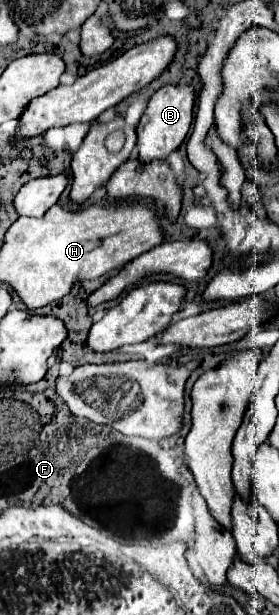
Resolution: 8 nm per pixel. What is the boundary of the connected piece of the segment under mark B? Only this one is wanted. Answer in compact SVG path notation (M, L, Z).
M165 85L149 99L145 113L141 115L141 121L137 125L137 159L141 163L163 161L169 153L179 149L193 121L193 103L195 97L189 85Z

